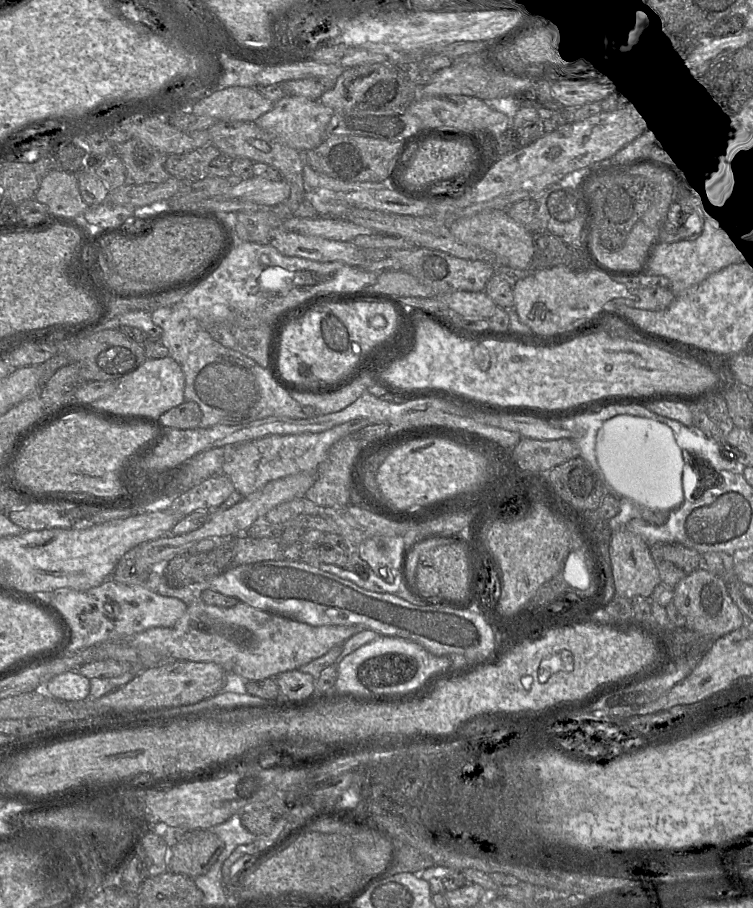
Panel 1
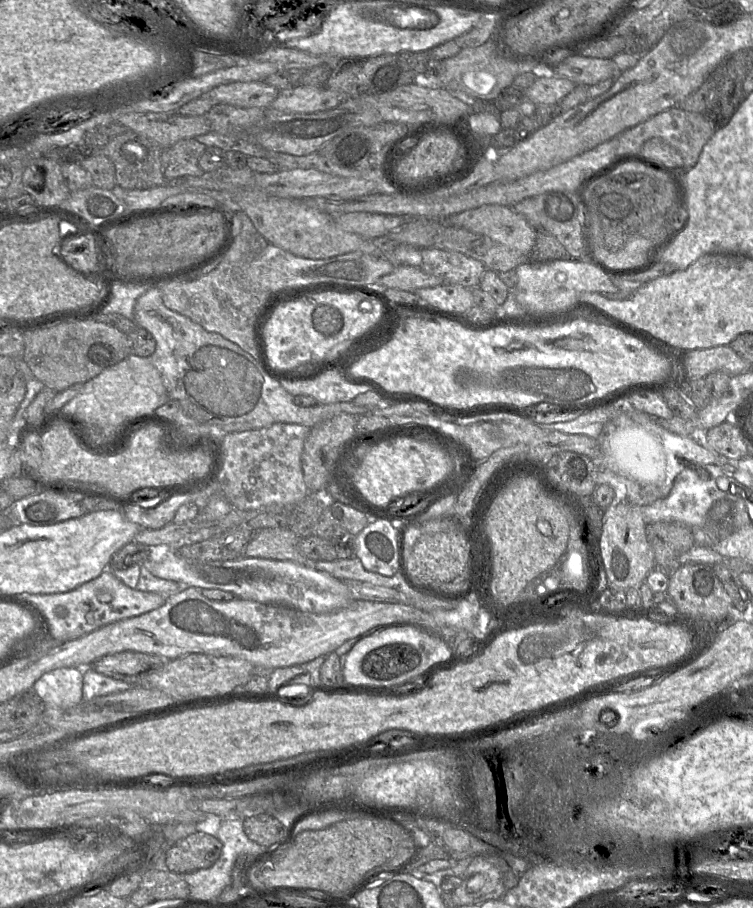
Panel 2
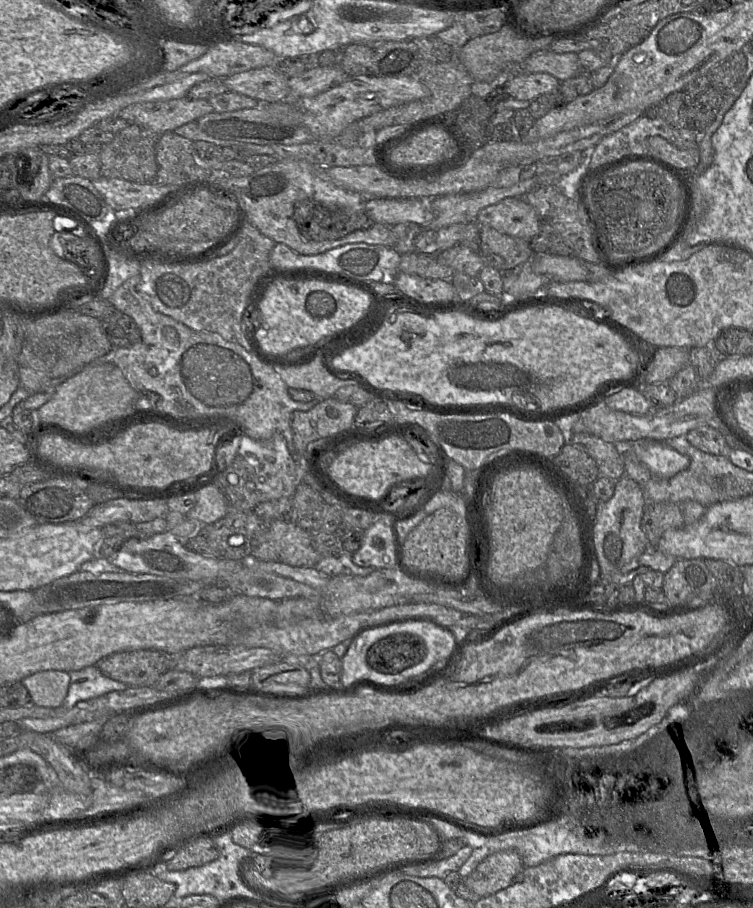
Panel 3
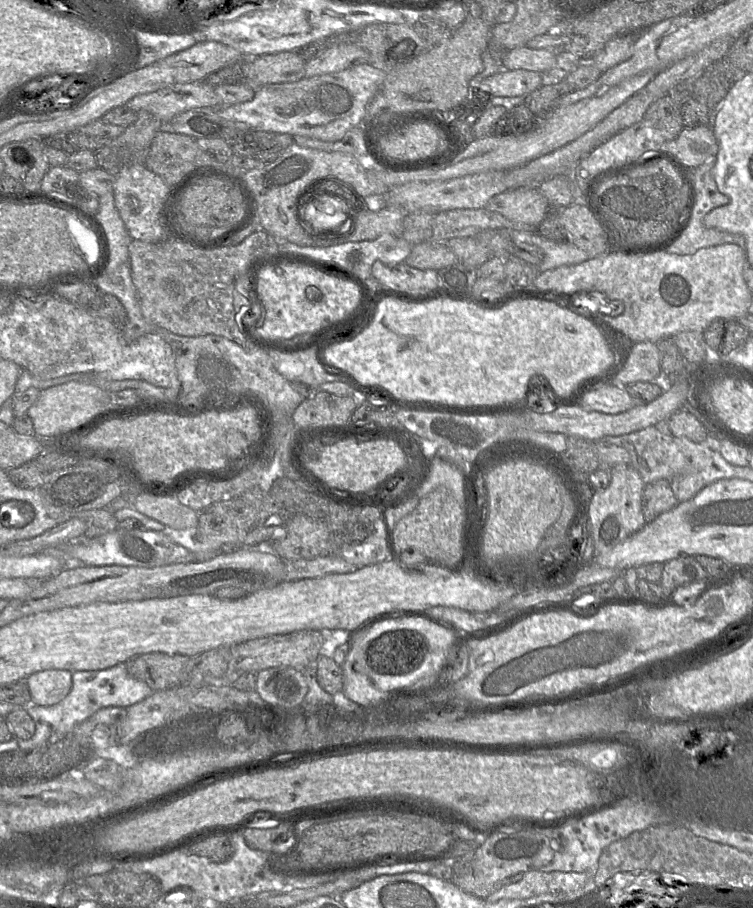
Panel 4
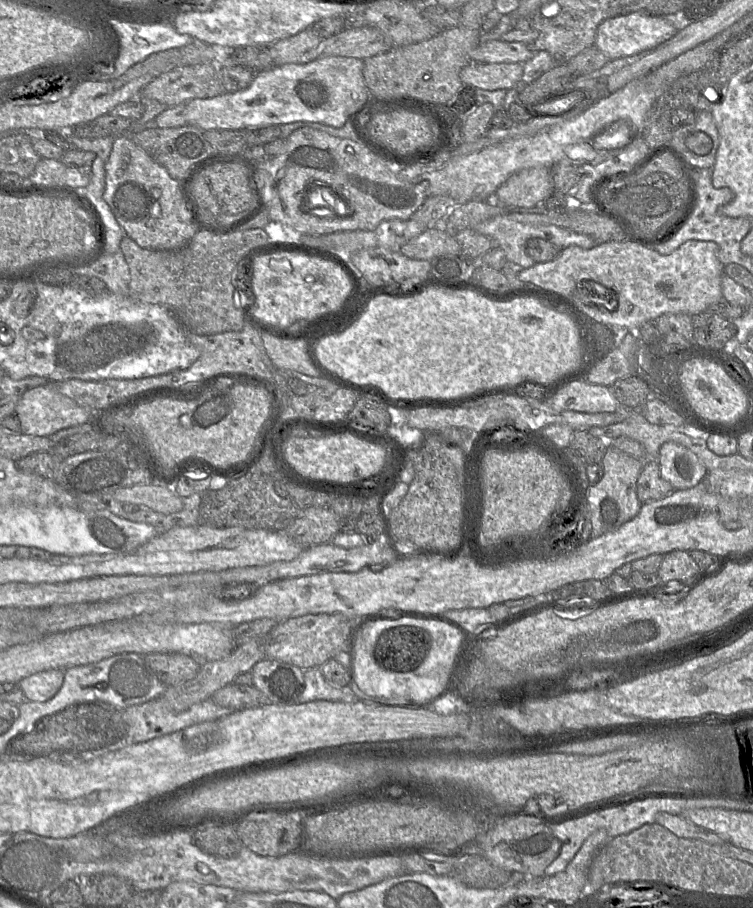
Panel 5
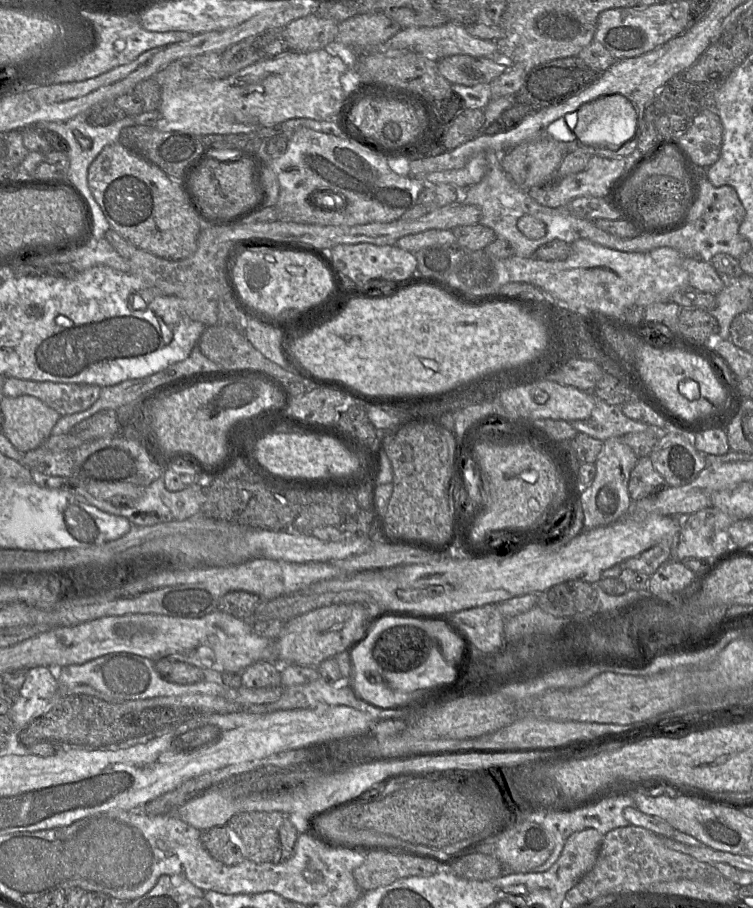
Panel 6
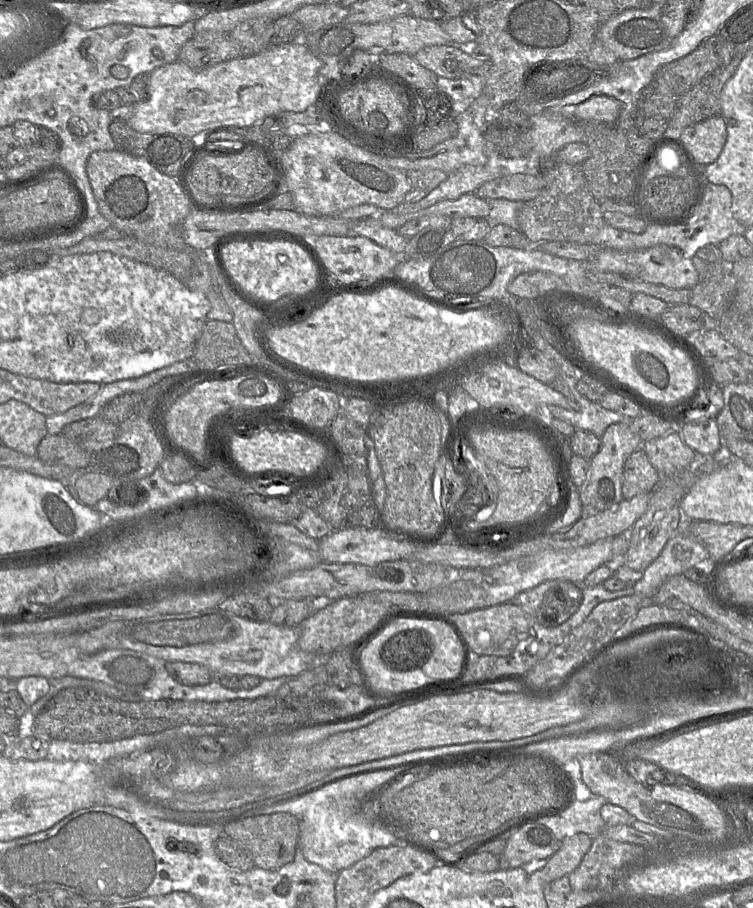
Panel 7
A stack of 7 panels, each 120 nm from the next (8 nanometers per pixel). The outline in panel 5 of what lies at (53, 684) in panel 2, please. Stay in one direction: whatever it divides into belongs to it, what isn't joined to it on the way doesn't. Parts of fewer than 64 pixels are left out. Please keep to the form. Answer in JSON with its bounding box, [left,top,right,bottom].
[19,669,66,702]

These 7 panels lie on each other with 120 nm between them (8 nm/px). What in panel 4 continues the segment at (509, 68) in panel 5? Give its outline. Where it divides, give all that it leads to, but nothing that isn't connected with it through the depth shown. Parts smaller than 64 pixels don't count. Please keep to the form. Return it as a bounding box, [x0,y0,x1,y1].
[480,69,543,97]

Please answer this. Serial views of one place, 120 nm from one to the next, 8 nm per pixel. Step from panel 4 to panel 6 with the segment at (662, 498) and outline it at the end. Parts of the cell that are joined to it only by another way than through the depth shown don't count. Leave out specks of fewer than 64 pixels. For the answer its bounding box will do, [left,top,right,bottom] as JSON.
[628,457,668,501]

